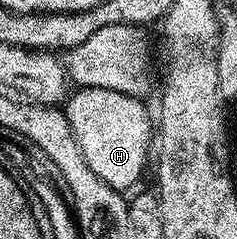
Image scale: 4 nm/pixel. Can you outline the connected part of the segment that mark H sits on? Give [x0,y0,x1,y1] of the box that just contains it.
[63,87,153,191]

